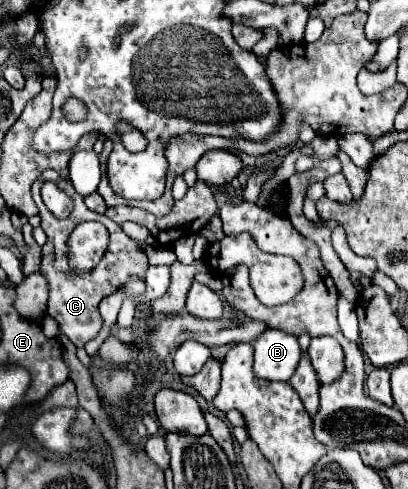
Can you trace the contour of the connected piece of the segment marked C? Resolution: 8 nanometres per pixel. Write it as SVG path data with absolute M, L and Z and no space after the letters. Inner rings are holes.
M44 170L32 184L32 196L34 196L34 202L40 210L40 220L42 220L42 230L46 232L48 240L46 244L42 246L42 264L40 264L40 270L44 272L44 276L48 278L48 284L50 284L50 298L48 298L48 314L60 324L60 332L72 342L76 344L78 348L82 348L88 340L94 340L98 336L98 332L102 330L102 318L98 314L98 304L102 298L106 296L112 296L118 288L122 288L126 282L130 282L130 278L140 278L144 280L146 278L146 268L148 268L148 258L144 254L144 248L140 248L132 238L128 238L122 228L108 220L104 214L96 214L92 210L86 208L84 204L84 196L76 194L74 186L64 180L60 174L56 174L56 170ZM46 180L52 180L56 182L62 190L66 190L72 198L74 198L74 210L72 214L66 218L66 220L58 220L54 218L48 208L44 206L42 202L42 196L40 196L40 186L42 182ZM86 220L96 220L96 222L102 222L109 232L110 242L106 253L102 260L96 266L96 272L94 274L72 274L68 270L68 260L66 260L66 240L70 236L70 232L80 224L80 222L86 222Z

